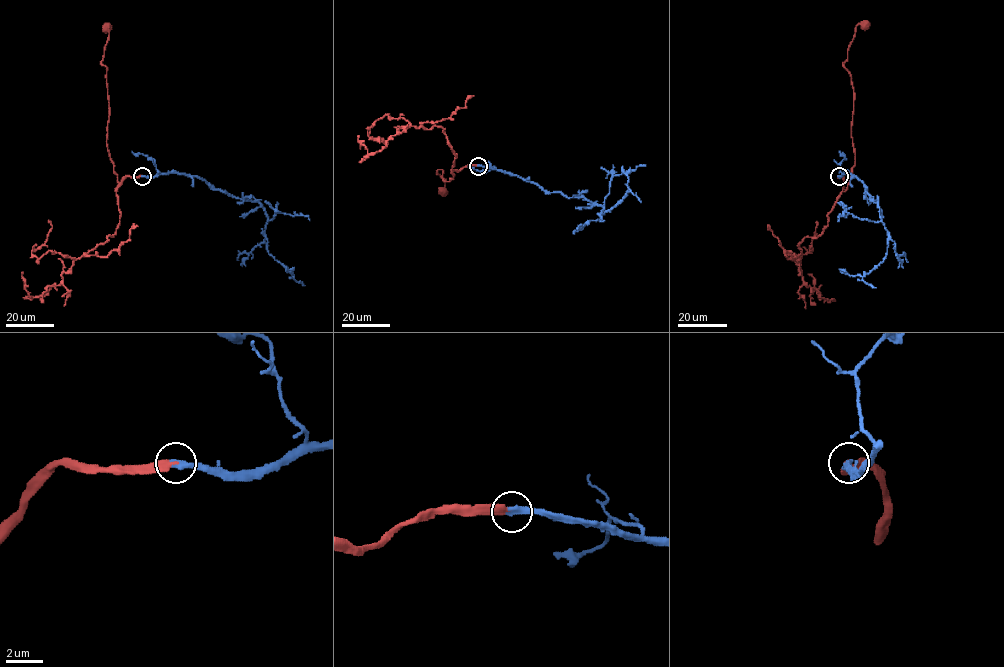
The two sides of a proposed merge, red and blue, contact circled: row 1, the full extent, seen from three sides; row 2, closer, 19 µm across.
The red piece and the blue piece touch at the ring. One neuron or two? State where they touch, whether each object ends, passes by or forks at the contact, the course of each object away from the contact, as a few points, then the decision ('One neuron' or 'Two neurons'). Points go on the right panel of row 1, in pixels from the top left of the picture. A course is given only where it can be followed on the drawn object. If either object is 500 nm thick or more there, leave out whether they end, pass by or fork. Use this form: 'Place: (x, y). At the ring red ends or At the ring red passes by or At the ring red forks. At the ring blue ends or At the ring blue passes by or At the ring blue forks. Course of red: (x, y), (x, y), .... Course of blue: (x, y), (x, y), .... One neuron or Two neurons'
Place: (839, 176). At the ring red ends. At the ring blue ends. Course of red: (838, 176), (844, 191), (855, 160), (854, 93), (842, 64), (856, 26), (864, 26). Course of blue: (838, 176), (848, 173), (863, 183), (870, 199), (877, 202), (889, 236), (885, 258), (863, 276), (838, 269). One neuron

